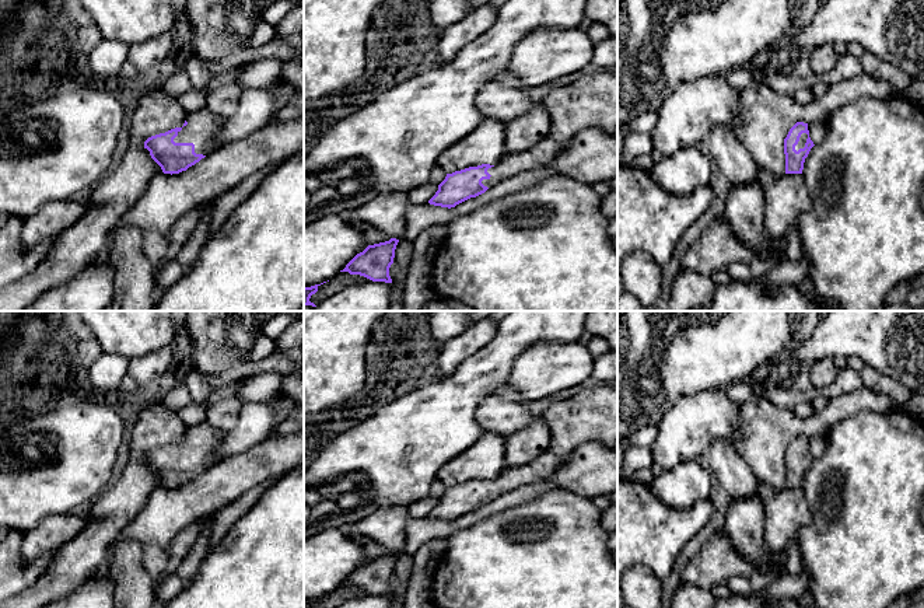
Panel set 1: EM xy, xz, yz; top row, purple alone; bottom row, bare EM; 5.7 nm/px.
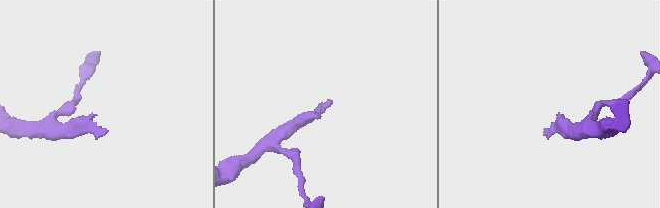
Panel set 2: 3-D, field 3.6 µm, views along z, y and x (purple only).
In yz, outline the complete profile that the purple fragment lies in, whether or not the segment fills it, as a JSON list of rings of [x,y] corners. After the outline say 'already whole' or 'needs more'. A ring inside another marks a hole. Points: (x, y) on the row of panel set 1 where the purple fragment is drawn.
[[[797,122],[784,139],[785,174],[802,174],[805,158],[813,146],[808,123]]] | needs more

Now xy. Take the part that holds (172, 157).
[[[206,105],[188,112],[182,127],[148,137],[144,148],[164,174],[179,174],[223,146],[218,140],[221,129],[223,118]]] | needs more

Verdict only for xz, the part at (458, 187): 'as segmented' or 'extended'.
extended

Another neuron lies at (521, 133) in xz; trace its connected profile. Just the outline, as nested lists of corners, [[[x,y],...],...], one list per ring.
[[[536,104],[526,113],[505,123],[505,151],[517,154],[542,141],[550,130],[549,113],[540,104]]]

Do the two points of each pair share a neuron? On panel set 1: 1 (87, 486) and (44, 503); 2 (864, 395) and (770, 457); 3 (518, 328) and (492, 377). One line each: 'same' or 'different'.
1: same
2: same
3: same

